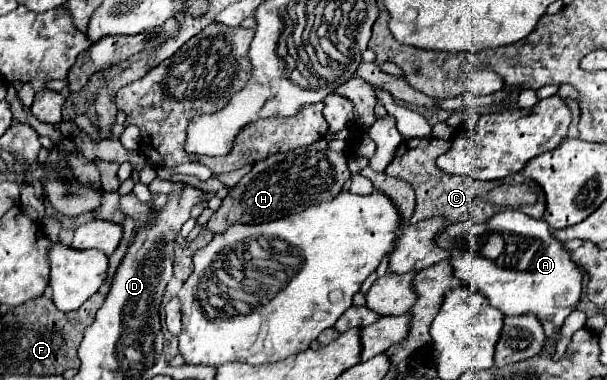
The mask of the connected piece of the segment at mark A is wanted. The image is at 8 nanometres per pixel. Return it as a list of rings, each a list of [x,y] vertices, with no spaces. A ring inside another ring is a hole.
[[[519,210],[497,212],[483,224],[473,220],[447,224],[435,236],[435,244],[449,252],[453,276],[475,286],[489,300],[489,304],[501,310],[505,316],[525,312],[535,314],[545,328],[545,344],[553,342],[553,332],[557,332],[563,326],[565,318],[575,310],[581,298],[581,280],[583,280],[581,268],[577,268],[577,264],[569,258],[569,252],[563,250],[563,244],[559,244],[551,236],[549,224],[545,220],[529,218]]]

